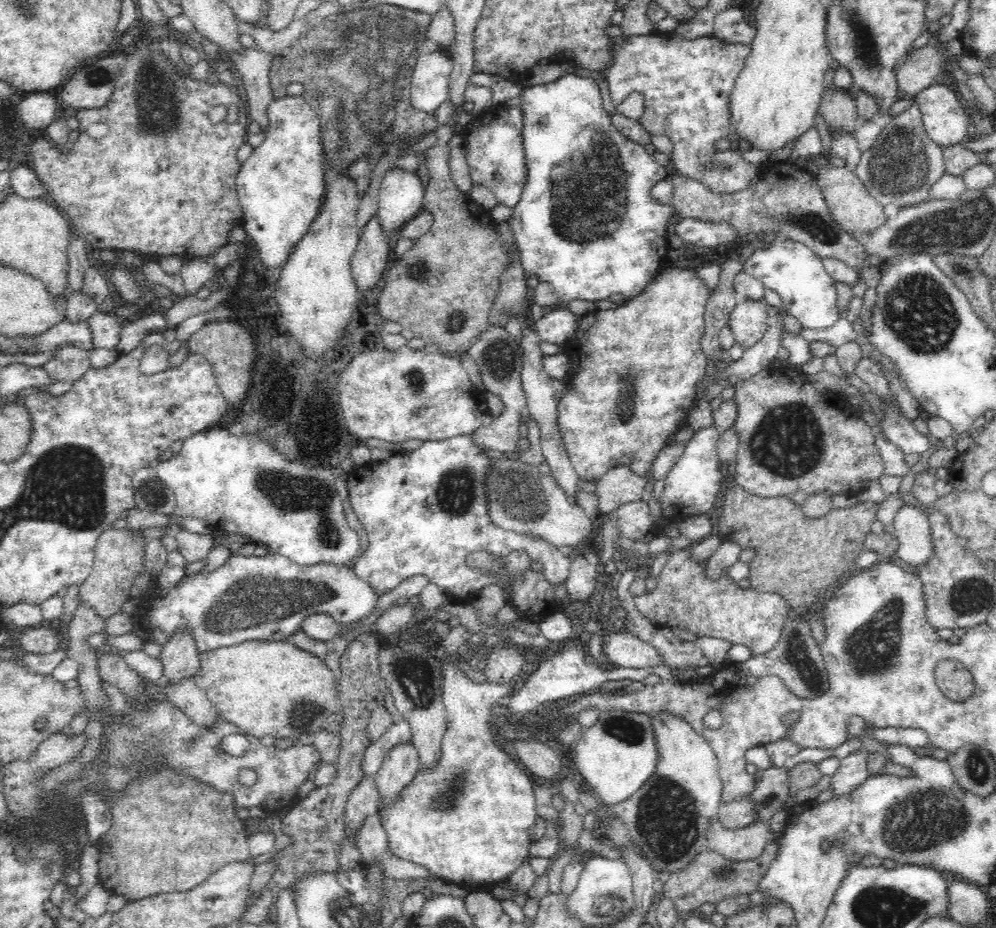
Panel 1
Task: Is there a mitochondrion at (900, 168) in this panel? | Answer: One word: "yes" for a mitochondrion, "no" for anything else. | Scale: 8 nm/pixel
yes

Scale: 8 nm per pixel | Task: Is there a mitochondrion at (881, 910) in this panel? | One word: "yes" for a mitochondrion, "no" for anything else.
yes

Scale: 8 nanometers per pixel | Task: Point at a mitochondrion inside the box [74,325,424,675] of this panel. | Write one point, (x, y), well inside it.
(249, 603)

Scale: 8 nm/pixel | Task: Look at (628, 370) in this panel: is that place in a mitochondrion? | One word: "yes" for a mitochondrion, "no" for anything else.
yes

